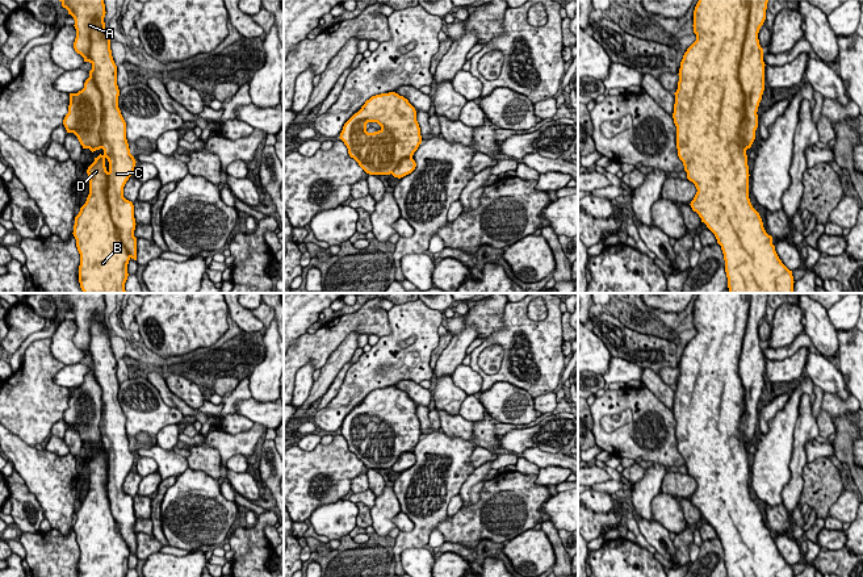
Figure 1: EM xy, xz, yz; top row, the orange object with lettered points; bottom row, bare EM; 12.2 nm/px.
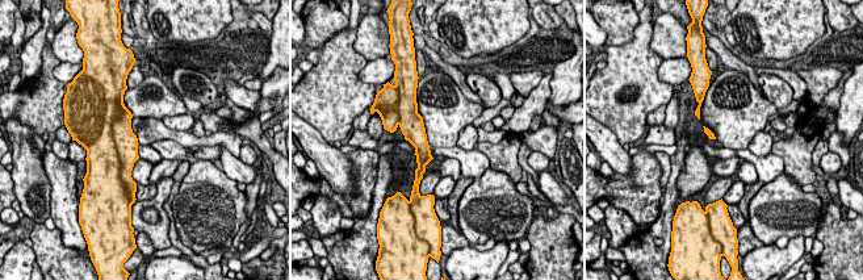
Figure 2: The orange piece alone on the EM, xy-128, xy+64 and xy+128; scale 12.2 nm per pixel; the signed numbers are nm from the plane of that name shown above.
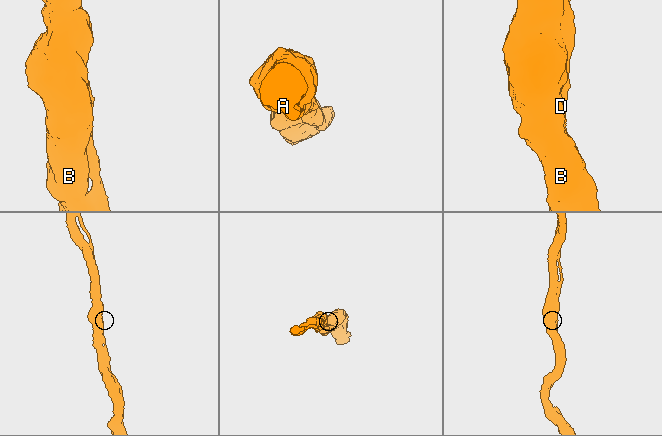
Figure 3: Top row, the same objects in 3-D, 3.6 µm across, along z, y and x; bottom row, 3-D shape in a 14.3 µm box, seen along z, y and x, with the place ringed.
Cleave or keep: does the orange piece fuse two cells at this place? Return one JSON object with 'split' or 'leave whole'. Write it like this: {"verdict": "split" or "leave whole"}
{"verdict": "leave whole"}

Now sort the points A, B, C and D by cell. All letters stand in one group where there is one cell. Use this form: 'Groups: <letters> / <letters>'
Groups: A B C D

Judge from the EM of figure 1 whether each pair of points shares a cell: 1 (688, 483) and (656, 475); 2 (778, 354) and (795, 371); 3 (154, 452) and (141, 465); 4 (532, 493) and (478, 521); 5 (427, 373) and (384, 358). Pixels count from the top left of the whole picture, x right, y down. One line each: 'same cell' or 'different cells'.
1: different cells
2: different cells
3: different cells
4: same cell
5: same cell

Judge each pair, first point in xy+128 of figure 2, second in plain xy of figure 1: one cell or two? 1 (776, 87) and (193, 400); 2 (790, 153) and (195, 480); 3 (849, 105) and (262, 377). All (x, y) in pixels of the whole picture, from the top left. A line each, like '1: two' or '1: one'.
1: one
2: two
3: one

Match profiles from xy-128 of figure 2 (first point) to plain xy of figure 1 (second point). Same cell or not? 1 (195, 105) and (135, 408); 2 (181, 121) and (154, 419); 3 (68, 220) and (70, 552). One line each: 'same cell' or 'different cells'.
1: different cells
2: different cells
3: different cells

